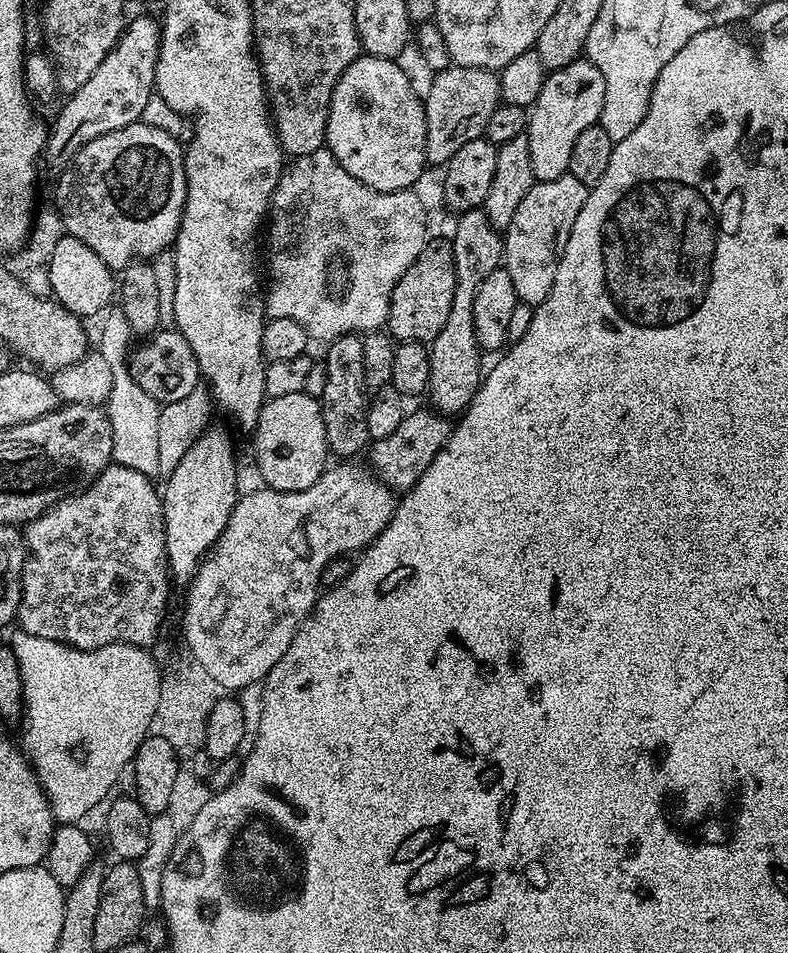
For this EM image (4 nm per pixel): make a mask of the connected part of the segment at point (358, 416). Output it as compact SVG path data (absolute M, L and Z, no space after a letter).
M359 335L339 336L337 340L327 345L328 357L323 361L326 366L326 390L322 390L322 394L318 397L322 422L326 426L329 449L335 455L337 452L340 458L359 457L356 455L360 451L363 453L370 444L370 437L366 430L370 392L364 383L363 345L363 339Z

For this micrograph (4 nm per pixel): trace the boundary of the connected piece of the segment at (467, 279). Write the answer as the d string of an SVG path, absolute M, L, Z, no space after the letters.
M471 208L468 212L459 213L456 220L457 229L454 230L450 239L454 254L454 270L456 271L454 302L450 302L450 314L446 318L446 326L442 326L442 330L438 330L438 334L430 341L428 354L430 358L430 382L426 393L427 399L432 399L431 407L449 418L463 413L464 409L468 407L468 403L474 398L476 391L479 390L480 381L485 375L485 365L480 365L482 349L474 330L474 298L478 294L478 286L482 282L486 282L486 277L494 269L501 267L504 259L504 241L501 229L493 226L483 208Z

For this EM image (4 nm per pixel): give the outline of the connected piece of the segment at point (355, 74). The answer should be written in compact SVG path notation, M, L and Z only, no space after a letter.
M362 54L353 64L346 66L342 78L338 78L338 86L334 88L332 101L330 102L330 114L328 115L328 138L326 141L327 151L334 154L336 161L358 182L370 186L379 192L406 192L418 181L418 176L422 174L426 167L426 118L424 117L424 106L421 97L416 97L416 92L412 89L412 84L408 81L408 76L399 68L396 60L387 60L377 56Z

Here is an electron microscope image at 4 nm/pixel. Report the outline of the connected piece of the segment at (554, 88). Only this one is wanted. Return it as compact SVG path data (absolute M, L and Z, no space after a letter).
M587 58L570 62L570 66L549 71L544 78L544 85L538 94L535 104L531 105L526 135L530 146L530 166L536 180L549 180L568 175L570 154L574 150L574 142L582 130L597 123L602 114L602 102L606 94L606 78L602 78L602 70L594 66Z

